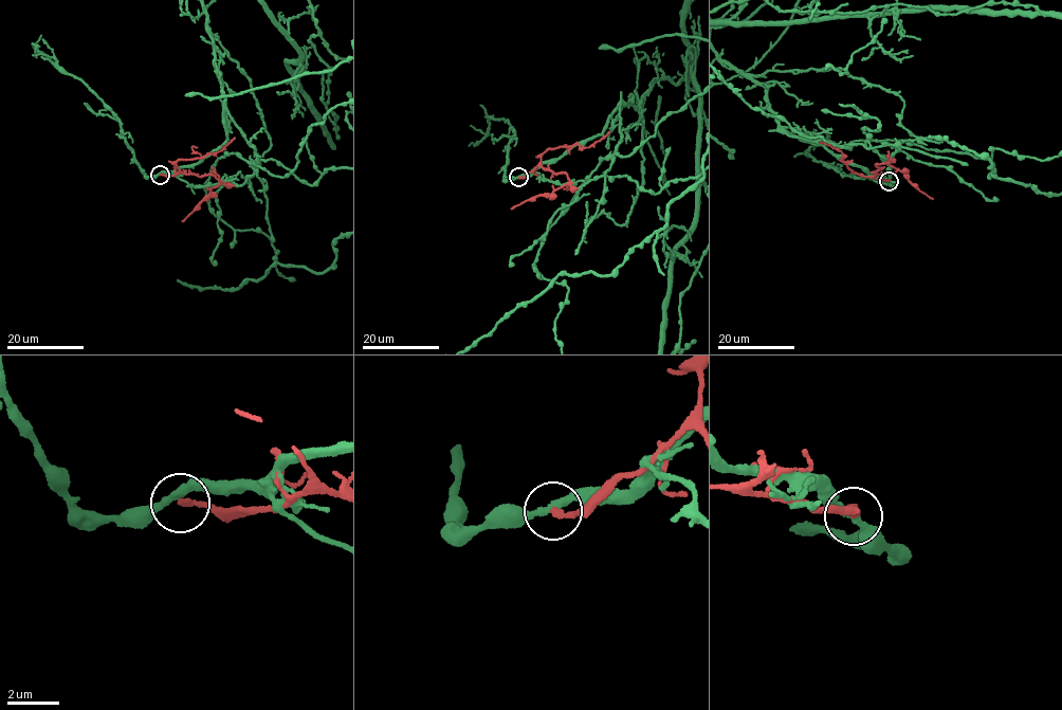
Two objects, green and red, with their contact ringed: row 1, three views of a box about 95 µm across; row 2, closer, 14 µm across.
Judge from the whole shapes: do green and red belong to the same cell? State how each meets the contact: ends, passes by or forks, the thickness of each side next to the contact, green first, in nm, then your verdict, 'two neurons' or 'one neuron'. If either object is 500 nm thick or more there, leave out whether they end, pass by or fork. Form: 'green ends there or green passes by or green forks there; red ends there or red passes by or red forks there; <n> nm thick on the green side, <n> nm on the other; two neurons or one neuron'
green passes by; red ends there; 280 nm thick on the green side, 220 nm on the other; two neurons

